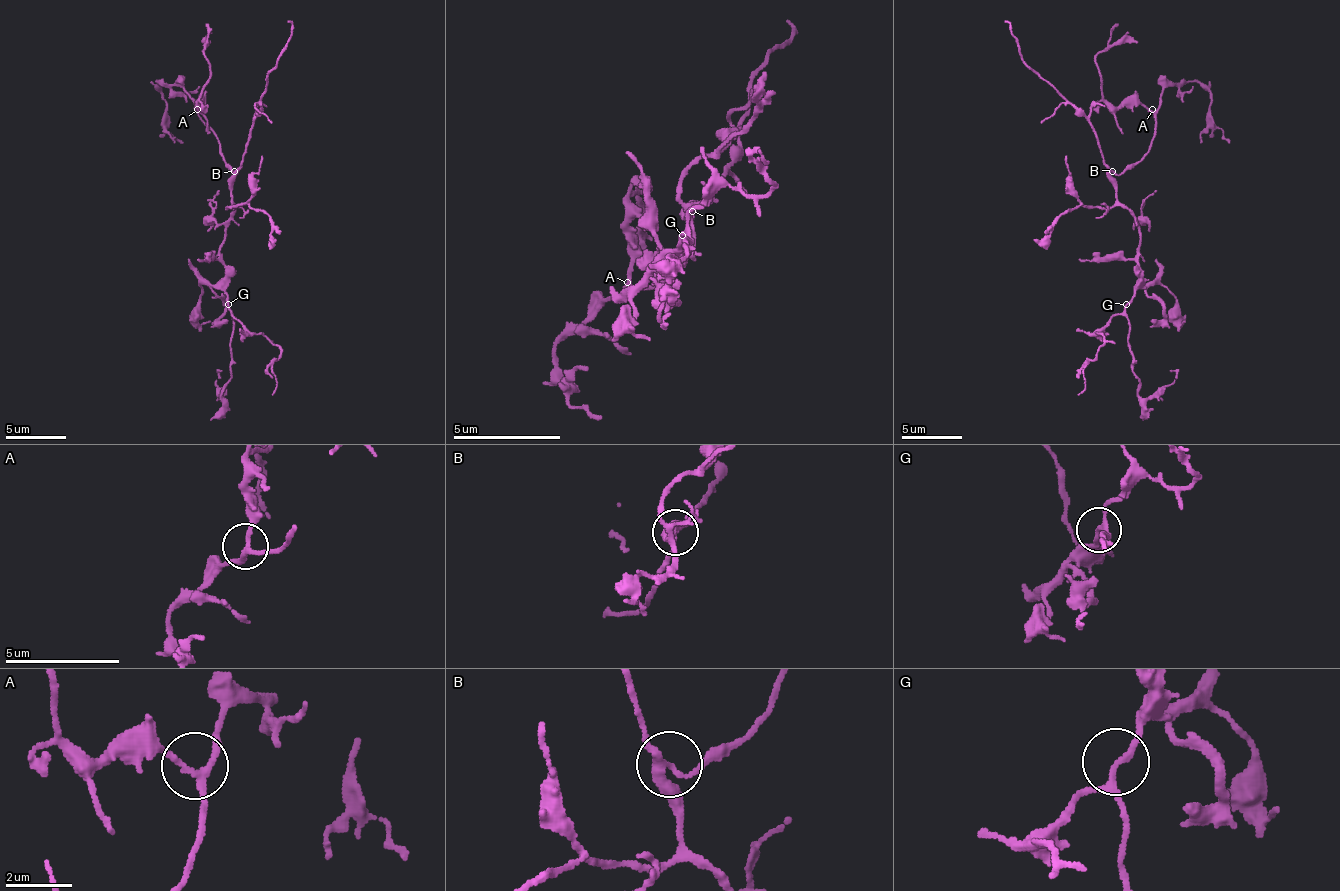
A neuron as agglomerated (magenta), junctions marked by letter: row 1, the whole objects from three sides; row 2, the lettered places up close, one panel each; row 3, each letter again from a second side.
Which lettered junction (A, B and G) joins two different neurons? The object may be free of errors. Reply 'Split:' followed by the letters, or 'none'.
Split: none

